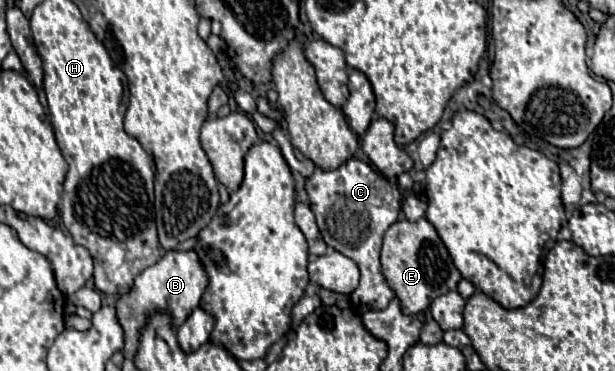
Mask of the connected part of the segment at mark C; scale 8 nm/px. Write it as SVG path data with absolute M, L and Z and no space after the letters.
M350 158L336 170L314 168L314 174L306 178L306 192L324 242L344 256L350 256L360 268L360 286L352 294L354 306L360 312L386 308L394 292L382 274L380 246L388 226L398 220L402 202L398 186L390 184L390 180L378 174L368 162Z

